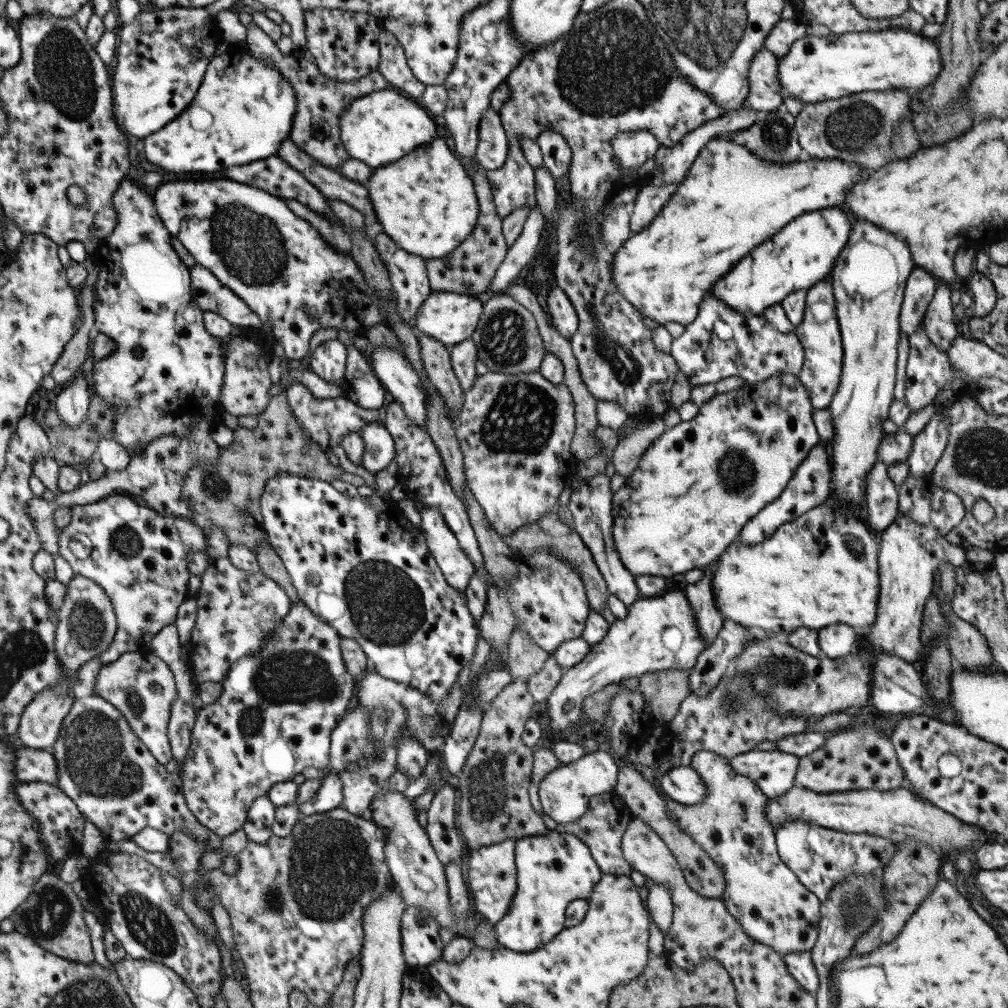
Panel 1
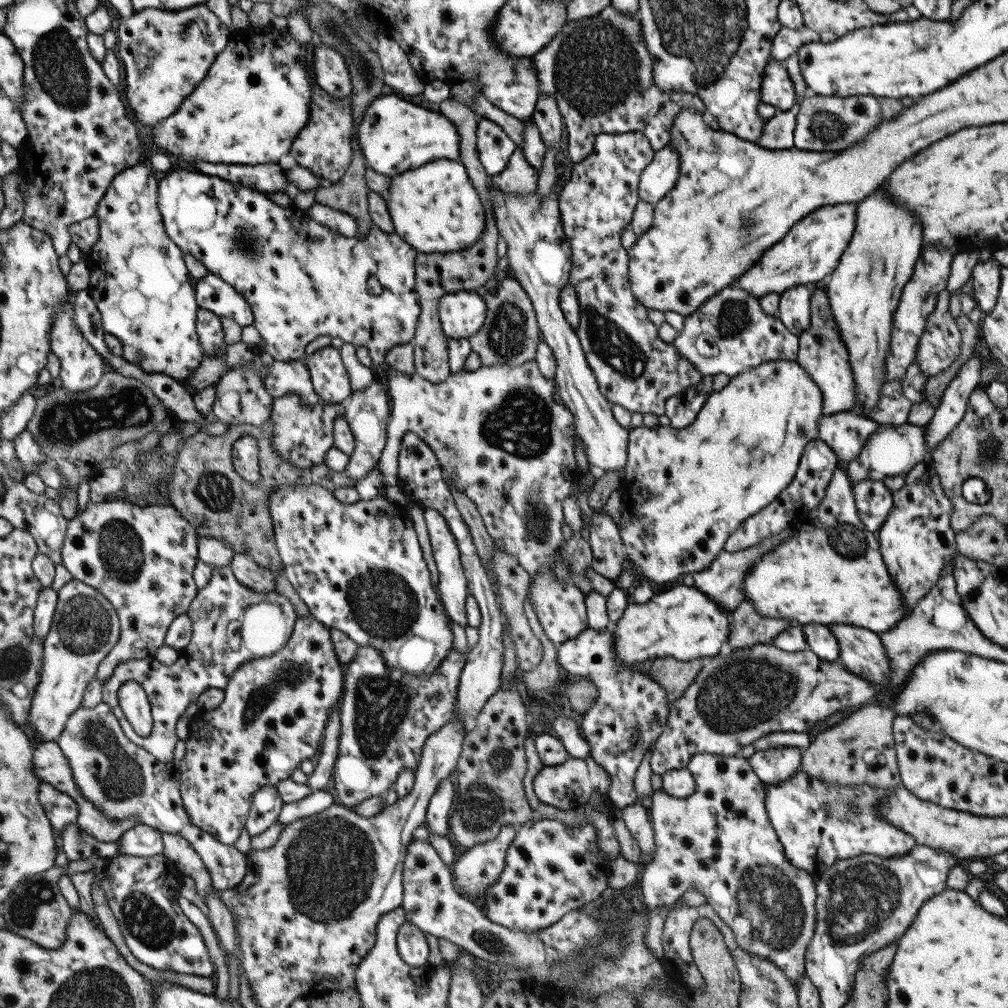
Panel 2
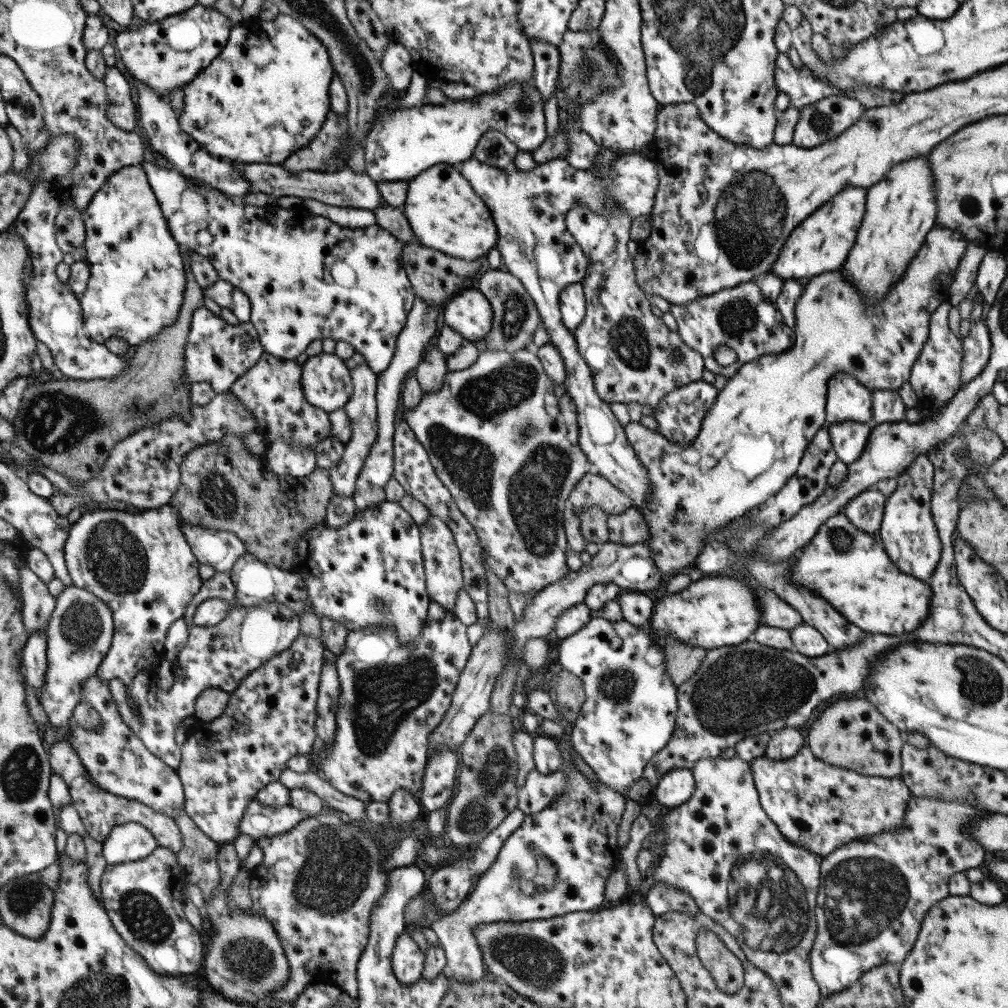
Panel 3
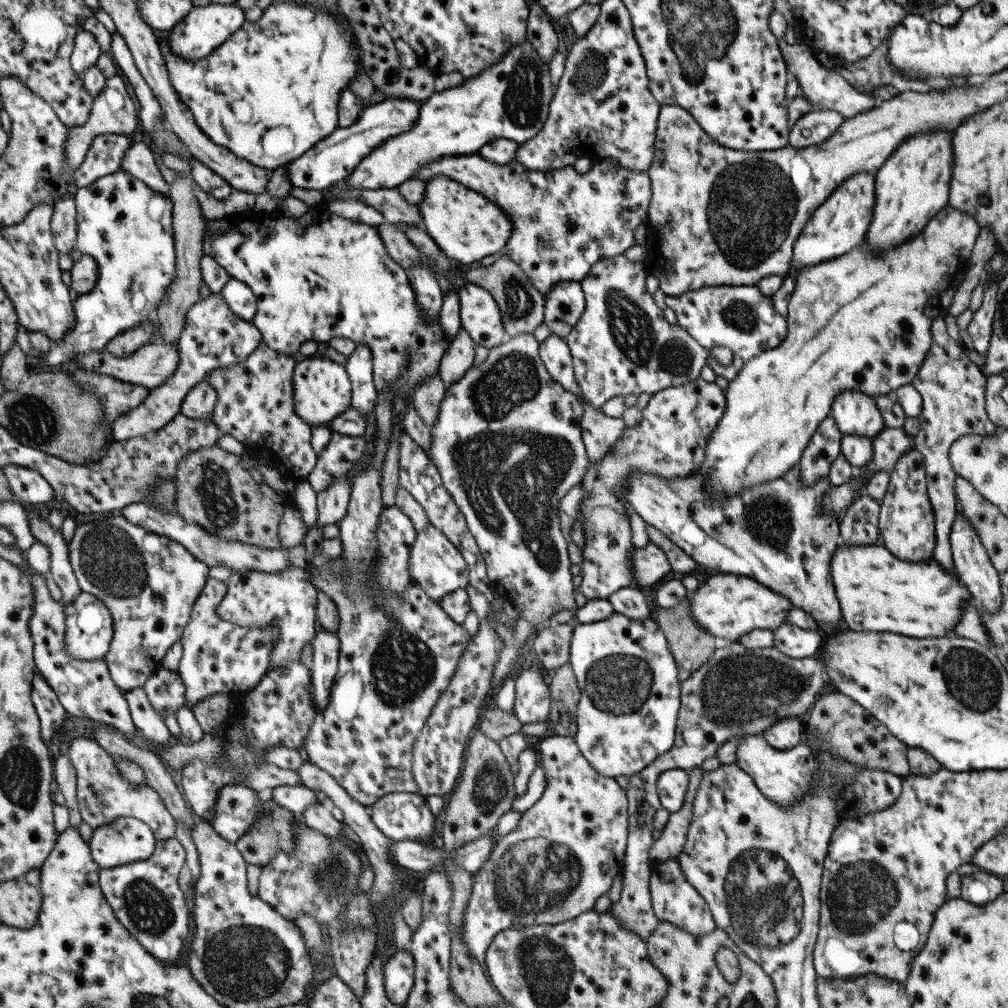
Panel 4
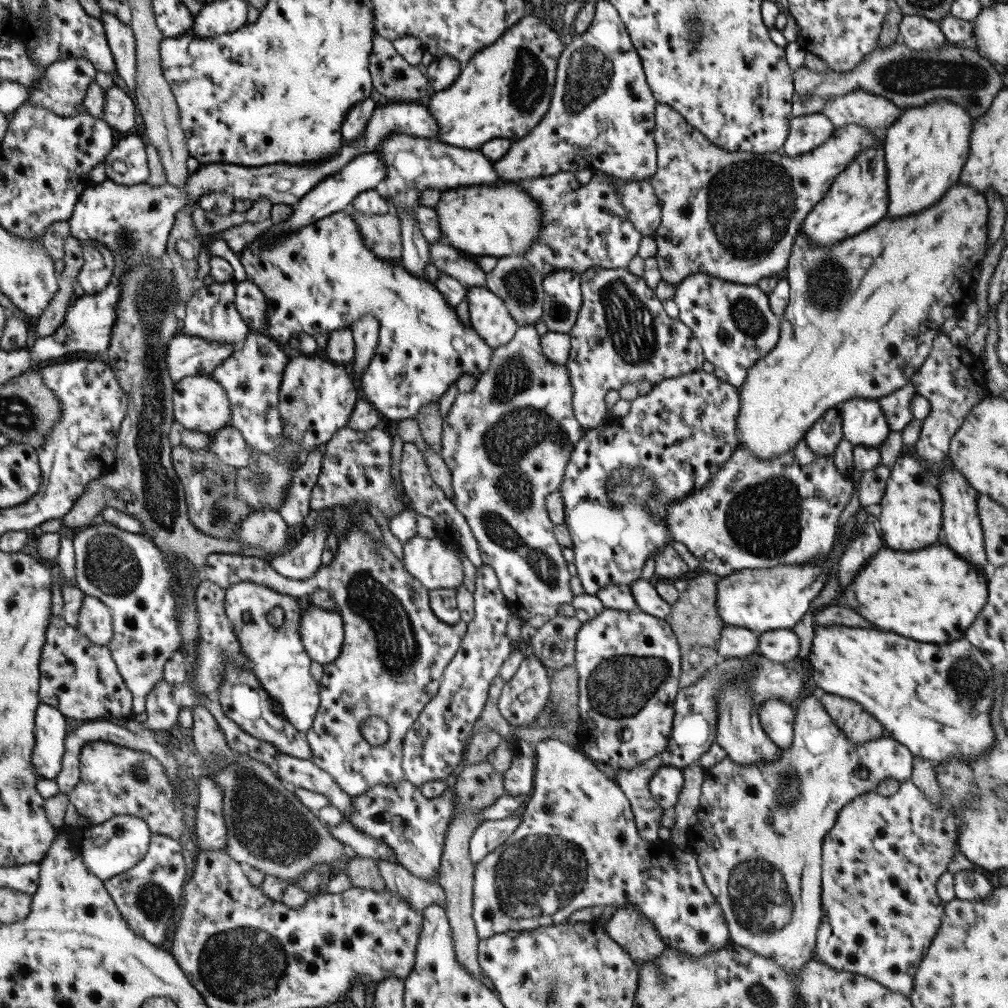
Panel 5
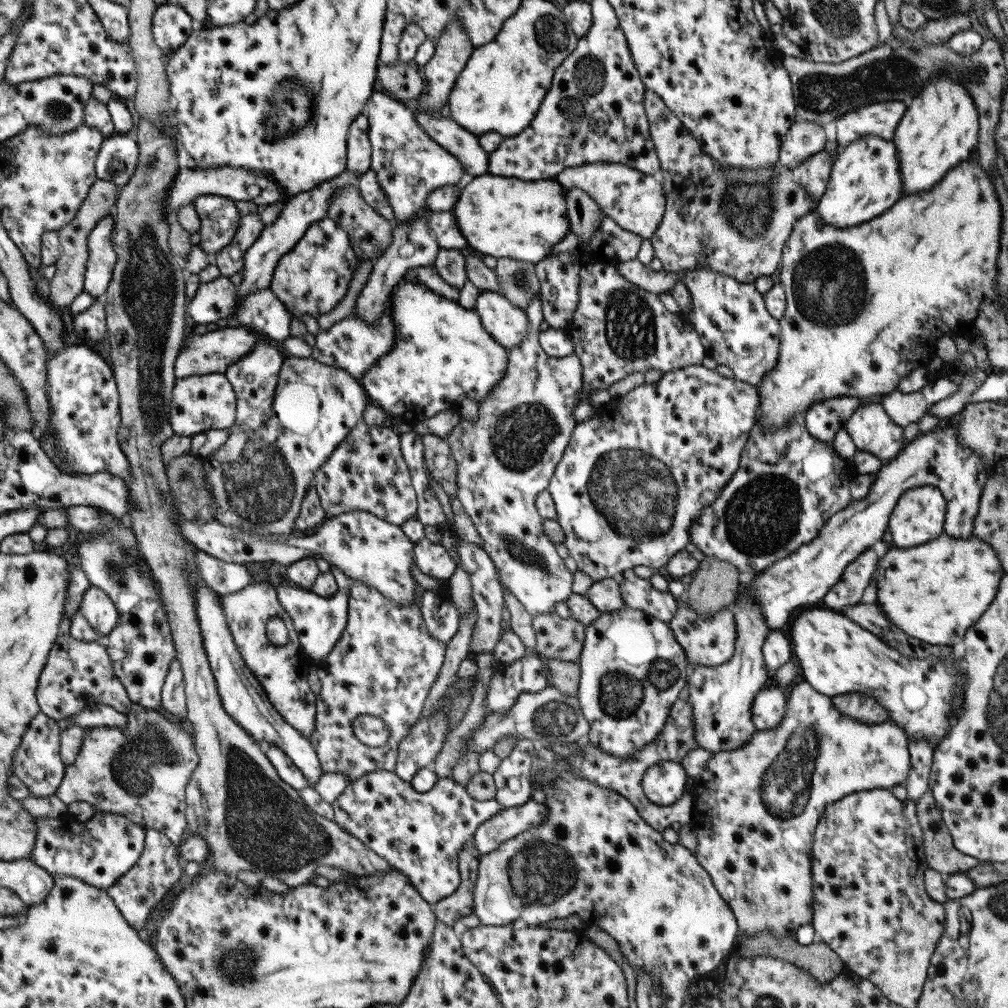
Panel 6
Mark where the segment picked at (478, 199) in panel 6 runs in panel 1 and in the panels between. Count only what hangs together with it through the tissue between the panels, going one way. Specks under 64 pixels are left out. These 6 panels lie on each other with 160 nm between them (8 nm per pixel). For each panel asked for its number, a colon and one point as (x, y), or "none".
1: (425, 202)
2: (434, 208)
3: (443, 212)
4: (465, 226)
5: (499, 220)

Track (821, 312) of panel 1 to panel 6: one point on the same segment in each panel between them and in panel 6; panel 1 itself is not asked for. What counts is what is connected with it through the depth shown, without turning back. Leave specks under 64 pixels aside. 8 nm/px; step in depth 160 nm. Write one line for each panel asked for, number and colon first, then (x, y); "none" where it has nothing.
2: (821, 353)
3: (846, 400)
4: (855, 413)
5: (862, 422)
6: (870, 429)

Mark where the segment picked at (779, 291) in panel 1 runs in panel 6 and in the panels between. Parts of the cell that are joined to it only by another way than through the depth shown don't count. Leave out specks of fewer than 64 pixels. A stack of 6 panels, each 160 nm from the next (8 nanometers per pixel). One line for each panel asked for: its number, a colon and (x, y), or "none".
2: (807, 254)
3: (819, 244)
4: (840, 223)
5: (857, 199)
6: (864, 181)

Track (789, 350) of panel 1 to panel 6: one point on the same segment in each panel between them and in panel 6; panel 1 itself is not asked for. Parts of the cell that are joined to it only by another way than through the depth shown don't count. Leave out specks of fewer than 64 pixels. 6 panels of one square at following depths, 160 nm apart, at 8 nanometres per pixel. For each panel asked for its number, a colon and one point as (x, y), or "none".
2: (729, 333)
3: (740, 318)
4: (740, 318)
5: (735, 328)
6: (735, 329)

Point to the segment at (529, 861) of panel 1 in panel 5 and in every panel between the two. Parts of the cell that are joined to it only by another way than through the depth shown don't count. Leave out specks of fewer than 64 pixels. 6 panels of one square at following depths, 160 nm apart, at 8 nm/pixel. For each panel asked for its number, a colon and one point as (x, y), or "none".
2: (550, 868)
3: (556, 861)
4: (568, 845)
5: (576, 846)

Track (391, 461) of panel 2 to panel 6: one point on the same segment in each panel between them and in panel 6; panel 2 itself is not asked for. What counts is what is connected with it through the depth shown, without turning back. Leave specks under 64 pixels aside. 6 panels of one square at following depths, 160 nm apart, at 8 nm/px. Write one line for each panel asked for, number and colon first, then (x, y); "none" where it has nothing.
3: (509, 466)
4: (506, 442)
5: (505, 442)
6: (503, 459)

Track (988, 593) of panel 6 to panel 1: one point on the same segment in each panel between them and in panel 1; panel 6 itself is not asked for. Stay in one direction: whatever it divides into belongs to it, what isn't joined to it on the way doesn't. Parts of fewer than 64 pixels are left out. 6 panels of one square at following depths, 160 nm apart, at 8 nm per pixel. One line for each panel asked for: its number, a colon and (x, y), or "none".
1: (825, 562)
2: (830, 570)
3: (846, 567)
4: (876, 591)
5: (931, 595)

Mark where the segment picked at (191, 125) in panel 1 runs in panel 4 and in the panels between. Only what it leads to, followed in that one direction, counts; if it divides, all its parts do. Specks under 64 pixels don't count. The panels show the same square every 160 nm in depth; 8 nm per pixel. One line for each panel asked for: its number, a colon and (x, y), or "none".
2: (253, 100)
3: (264, 96)
4: (269, 93)

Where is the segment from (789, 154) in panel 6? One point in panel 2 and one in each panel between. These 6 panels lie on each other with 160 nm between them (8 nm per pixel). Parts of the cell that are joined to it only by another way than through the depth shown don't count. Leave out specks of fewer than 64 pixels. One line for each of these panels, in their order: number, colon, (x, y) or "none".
2: (823, 123)
3: (824, 120)
4: (818, 125)
5: (805, 133)

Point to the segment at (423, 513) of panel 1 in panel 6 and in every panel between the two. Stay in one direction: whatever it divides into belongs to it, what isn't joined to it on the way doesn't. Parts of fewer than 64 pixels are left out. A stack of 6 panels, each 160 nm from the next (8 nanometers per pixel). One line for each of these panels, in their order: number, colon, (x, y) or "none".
2: (452, 587)
3: (441, 562)
4: (436, 566)
5: (434, 564)
6: (432, 559)

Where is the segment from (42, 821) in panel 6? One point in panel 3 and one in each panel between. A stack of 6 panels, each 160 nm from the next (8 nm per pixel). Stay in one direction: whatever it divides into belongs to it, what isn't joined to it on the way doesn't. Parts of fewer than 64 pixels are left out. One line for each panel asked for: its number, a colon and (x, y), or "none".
3: (130, 841)
4: (124, 840)
5: (111, 847)

